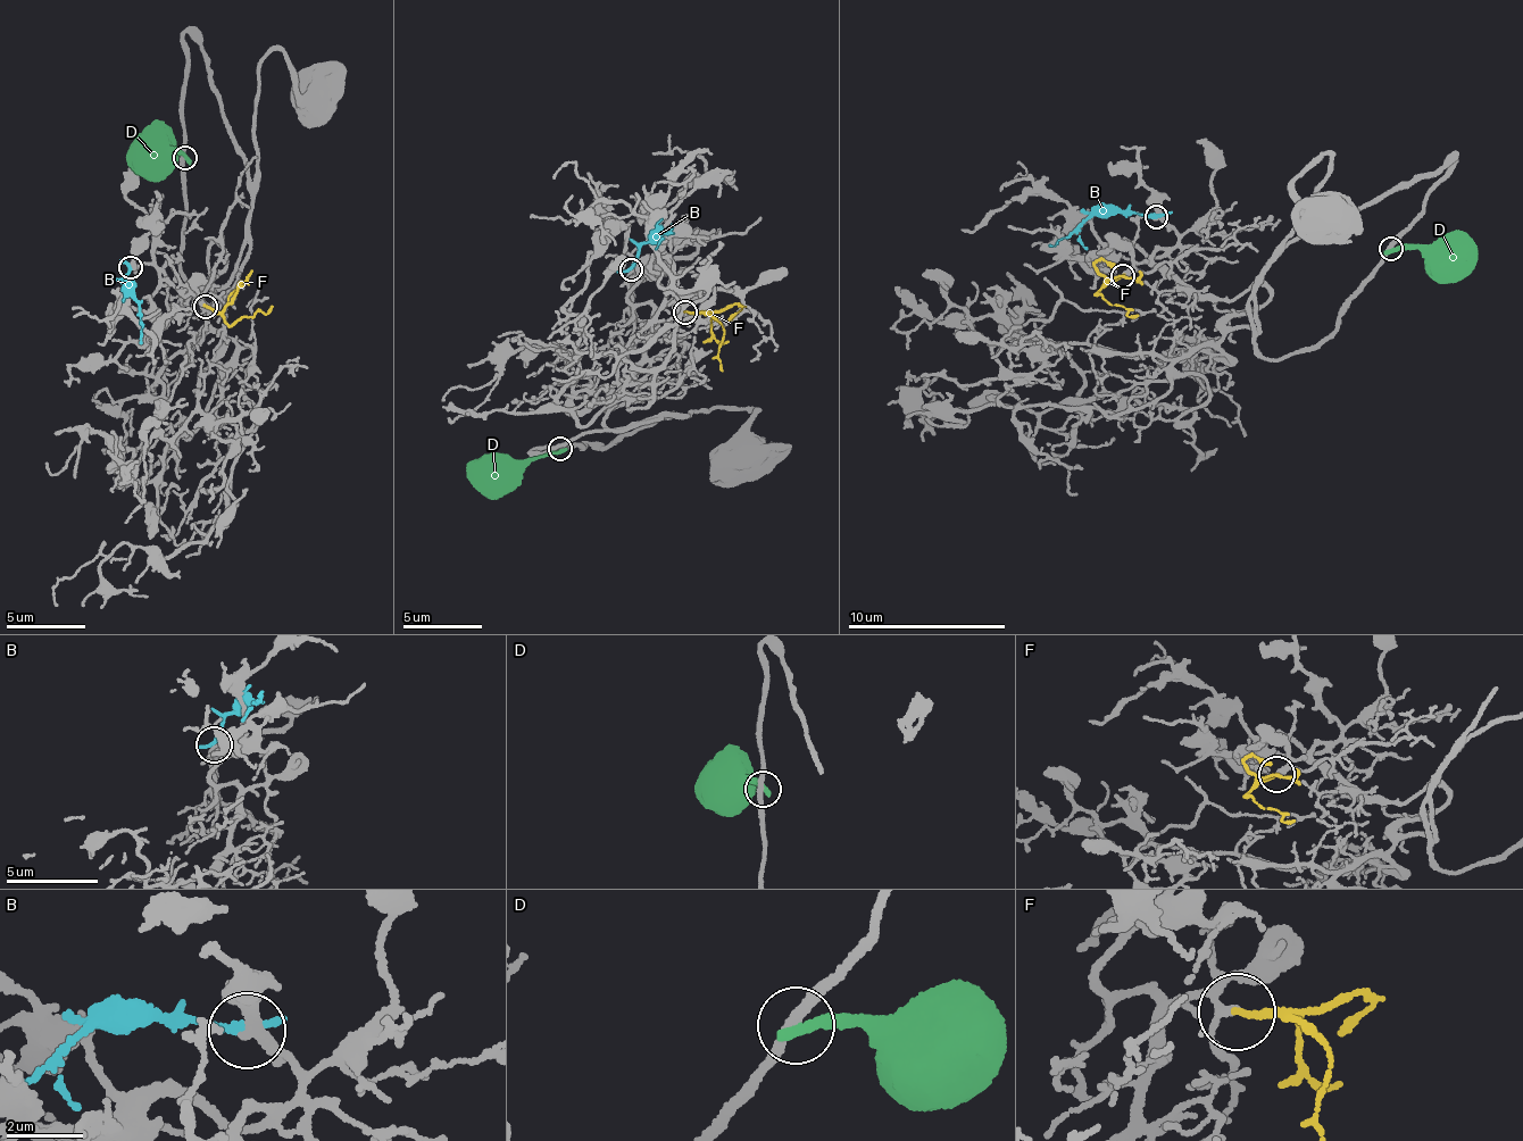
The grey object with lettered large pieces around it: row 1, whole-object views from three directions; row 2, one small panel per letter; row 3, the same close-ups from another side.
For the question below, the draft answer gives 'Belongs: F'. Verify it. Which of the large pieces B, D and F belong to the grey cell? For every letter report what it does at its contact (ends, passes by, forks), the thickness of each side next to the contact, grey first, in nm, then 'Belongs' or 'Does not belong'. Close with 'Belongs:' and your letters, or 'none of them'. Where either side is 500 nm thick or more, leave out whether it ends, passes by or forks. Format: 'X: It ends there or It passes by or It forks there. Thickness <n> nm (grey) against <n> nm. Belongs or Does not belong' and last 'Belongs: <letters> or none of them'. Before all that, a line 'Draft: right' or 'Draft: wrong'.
Draft: right
B: It ends there. Thickness 280 nm (grey) against 240 nm. Does not belong
D: It ends there. Thickness 240 nm (grey) against 300 nm. Does not belong
F: It ends there. Thickness 140 nm (grey) against 170 nm. Belongs
Belongs: F

